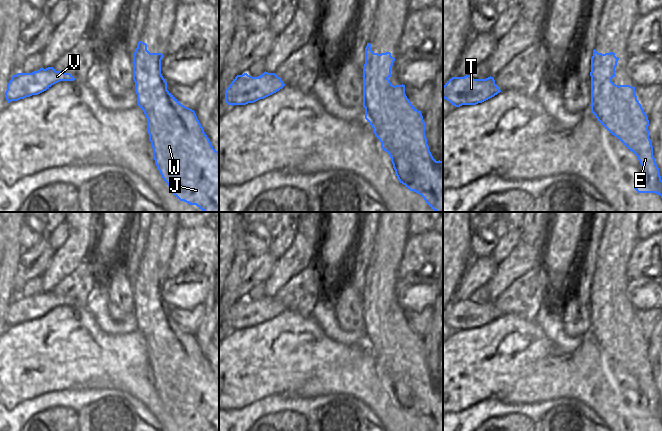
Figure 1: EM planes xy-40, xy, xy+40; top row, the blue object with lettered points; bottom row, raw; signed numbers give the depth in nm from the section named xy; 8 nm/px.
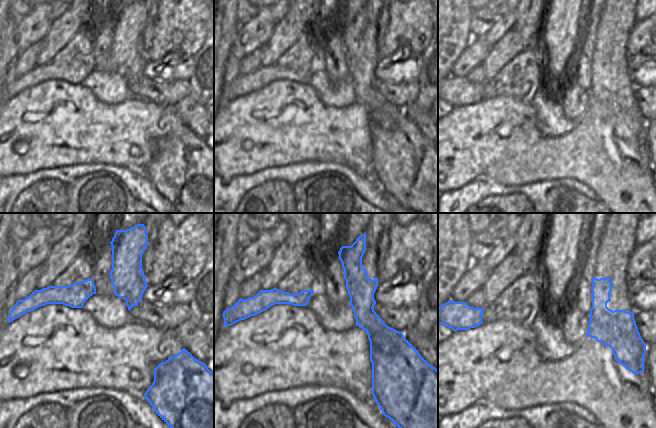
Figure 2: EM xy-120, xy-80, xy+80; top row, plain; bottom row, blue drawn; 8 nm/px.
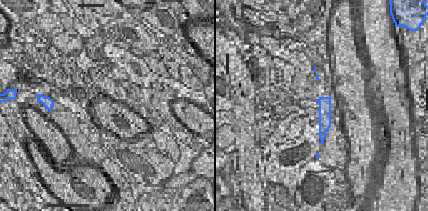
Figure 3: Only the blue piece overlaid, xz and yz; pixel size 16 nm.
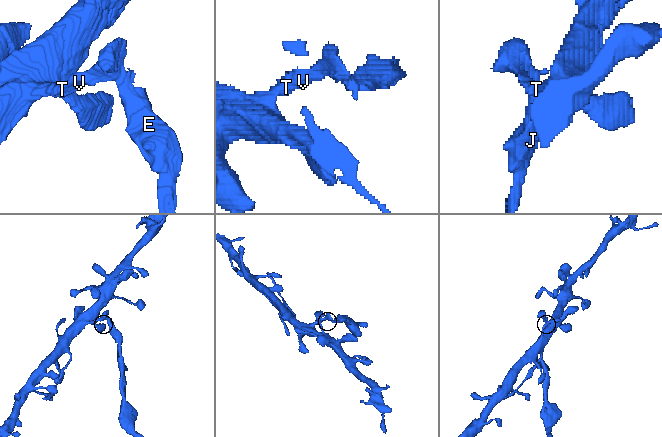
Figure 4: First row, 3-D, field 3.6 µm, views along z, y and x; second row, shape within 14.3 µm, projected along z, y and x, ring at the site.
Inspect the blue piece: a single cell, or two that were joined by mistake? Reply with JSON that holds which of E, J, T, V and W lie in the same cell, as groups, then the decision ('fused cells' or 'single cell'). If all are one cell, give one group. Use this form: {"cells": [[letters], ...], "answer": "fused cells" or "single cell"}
{"cells": [["E", "J", "W"], ["T", "V"]], "answer": "fused cells"}

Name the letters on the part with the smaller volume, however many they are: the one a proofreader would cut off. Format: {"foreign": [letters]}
{"foreign": ["E", "J", "W"]}

